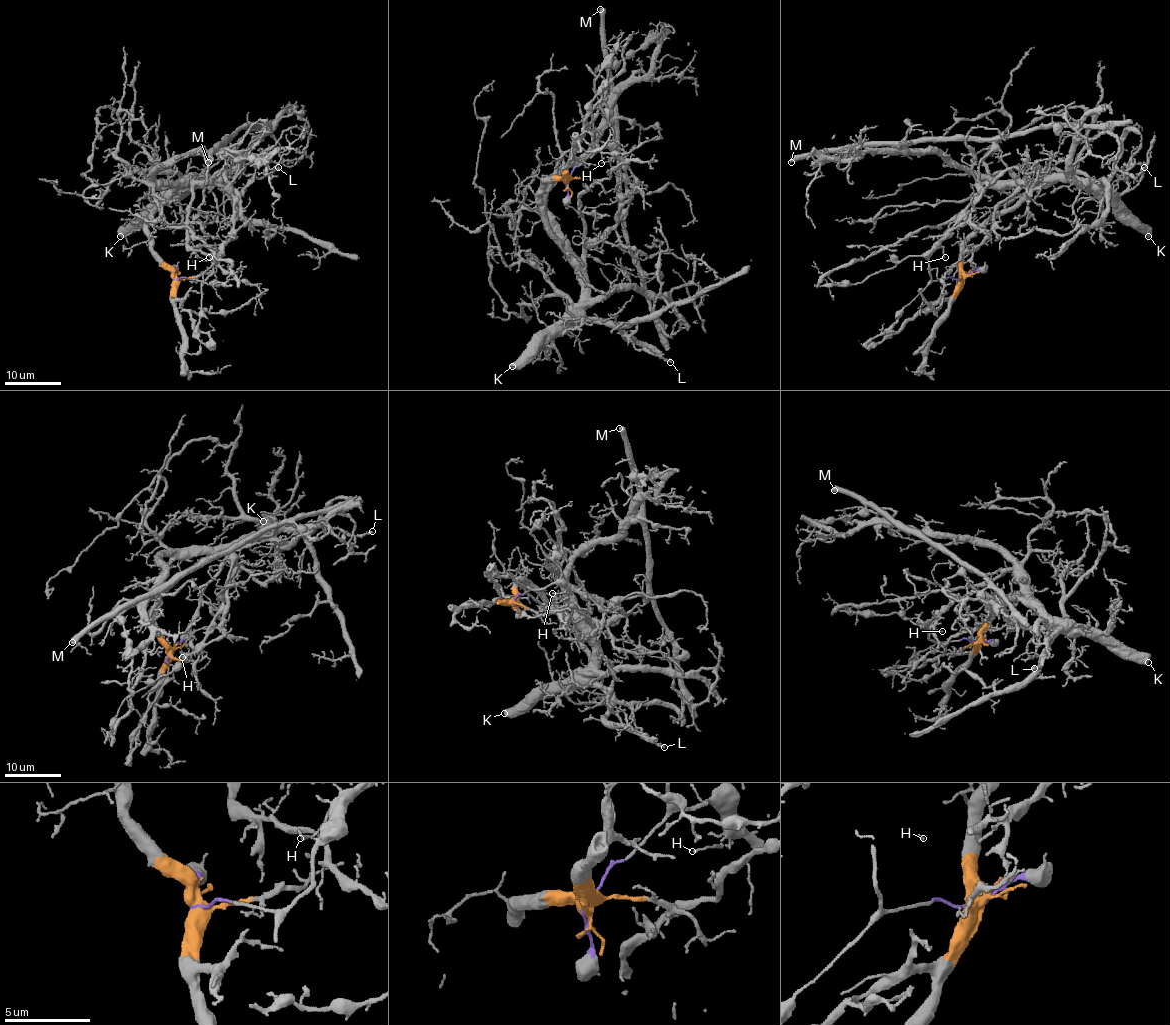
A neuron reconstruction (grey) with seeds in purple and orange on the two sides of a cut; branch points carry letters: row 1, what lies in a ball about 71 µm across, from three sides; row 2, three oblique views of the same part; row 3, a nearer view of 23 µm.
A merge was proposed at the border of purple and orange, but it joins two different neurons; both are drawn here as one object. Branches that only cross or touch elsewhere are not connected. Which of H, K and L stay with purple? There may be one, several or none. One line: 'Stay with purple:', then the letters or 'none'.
Stay with purple: H

